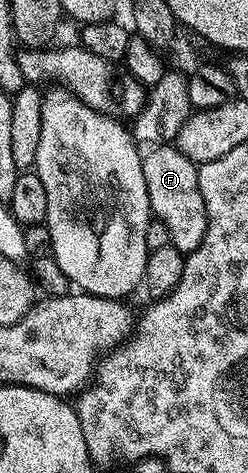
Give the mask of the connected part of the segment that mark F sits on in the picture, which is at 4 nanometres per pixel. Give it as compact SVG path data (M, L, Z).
M172 143L150 147L143 156L143 178L147 181L152 219L163 222L170 244L175 246L175 250L186 254L196 250L207 230L207 206L199 190L197 169L198 165L187 159Z

